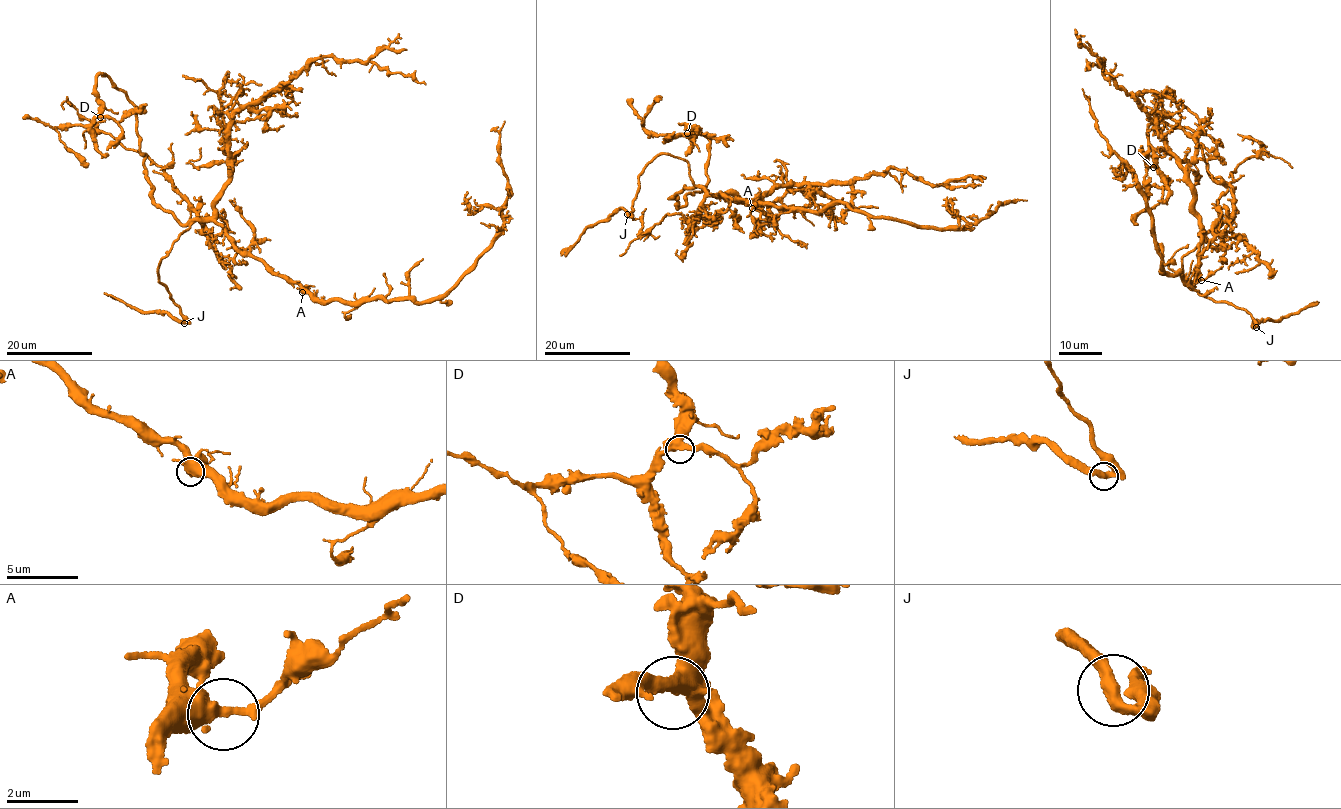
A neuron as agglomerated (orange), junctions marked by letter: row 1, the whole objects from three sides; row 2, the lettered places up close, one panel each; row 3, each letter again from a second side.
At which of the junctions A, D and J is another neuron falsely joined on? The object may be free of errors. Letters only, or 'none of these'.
none of these

